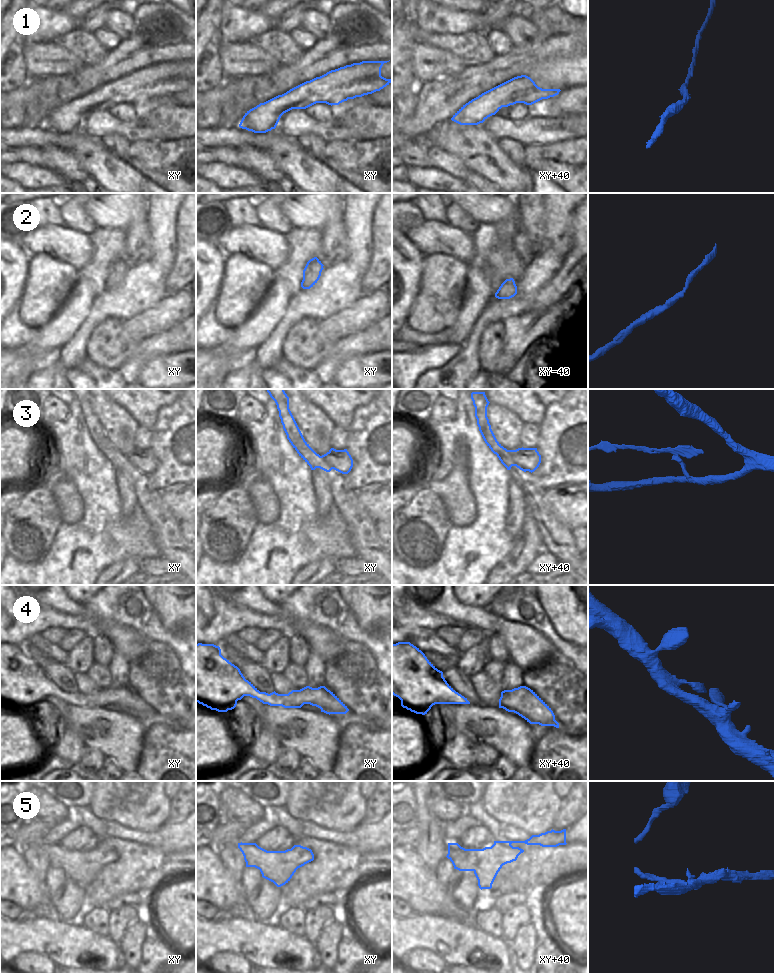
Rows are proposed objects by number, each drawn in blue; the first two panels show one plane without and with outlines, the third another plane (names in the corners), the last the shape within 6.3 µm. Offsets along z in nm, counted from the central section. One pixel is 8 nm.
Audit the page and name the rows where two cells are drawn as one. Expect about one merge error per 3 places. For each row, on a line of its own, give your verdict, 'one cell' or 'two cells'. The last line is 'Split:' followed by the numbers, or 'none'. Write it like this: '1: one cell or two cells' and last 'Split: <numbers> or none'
1: one cell
2: one cell
3: two cells
4: one cell
5: two cells
Split: 3, 5

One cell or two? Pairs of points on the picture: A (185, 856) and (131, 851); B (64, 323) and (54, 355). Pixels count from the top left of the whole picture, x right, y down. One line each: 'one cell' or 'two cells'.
A: two cells
B: two cells

